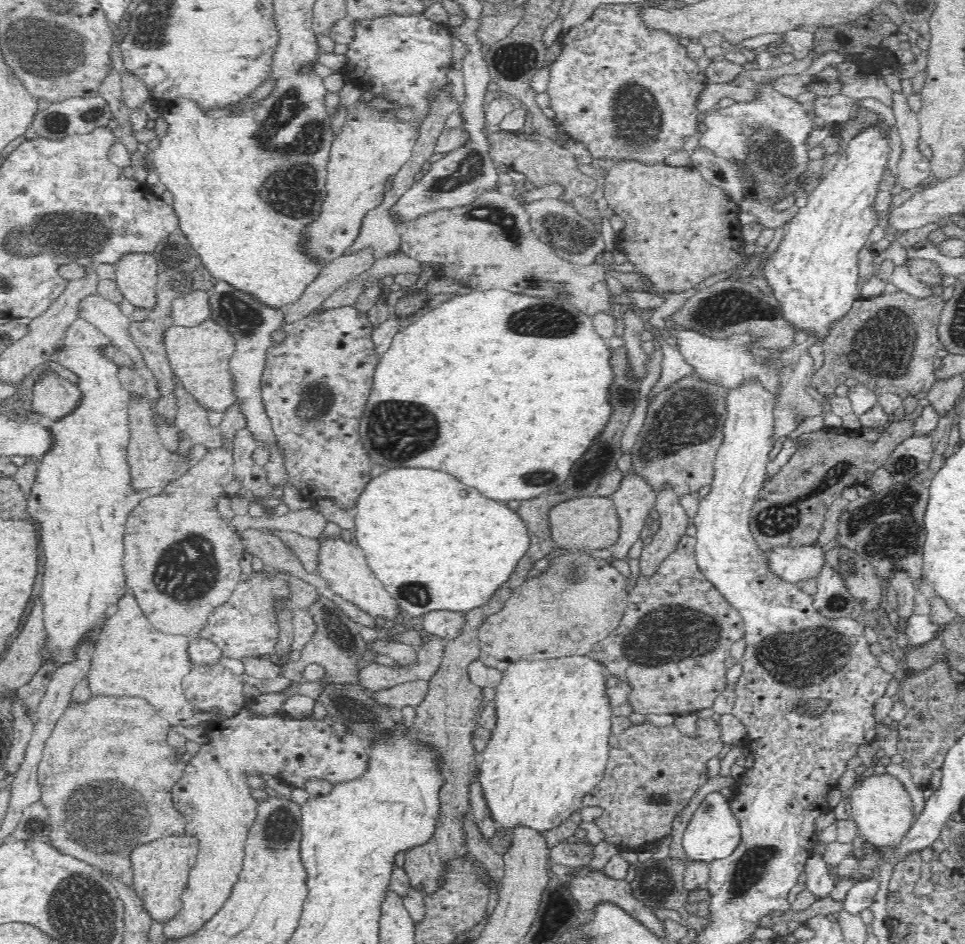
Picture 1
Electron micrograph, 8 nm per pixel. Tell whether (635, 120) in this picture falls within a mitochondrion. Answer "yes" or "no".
yes

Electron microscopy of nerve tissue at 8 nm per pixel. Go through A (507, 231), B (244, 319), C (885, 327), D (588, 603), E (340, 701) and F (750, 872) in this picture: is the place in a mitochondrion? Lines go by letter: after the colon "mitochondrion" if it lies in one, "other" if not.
A: mitochondrion
B: mitochondrion
C: mitochondrion
D: other
E: mitochondrion
F: mitochondrion

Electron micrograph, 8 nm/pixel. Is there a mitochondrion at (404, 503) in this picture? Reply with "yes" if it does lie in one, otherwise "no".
no

